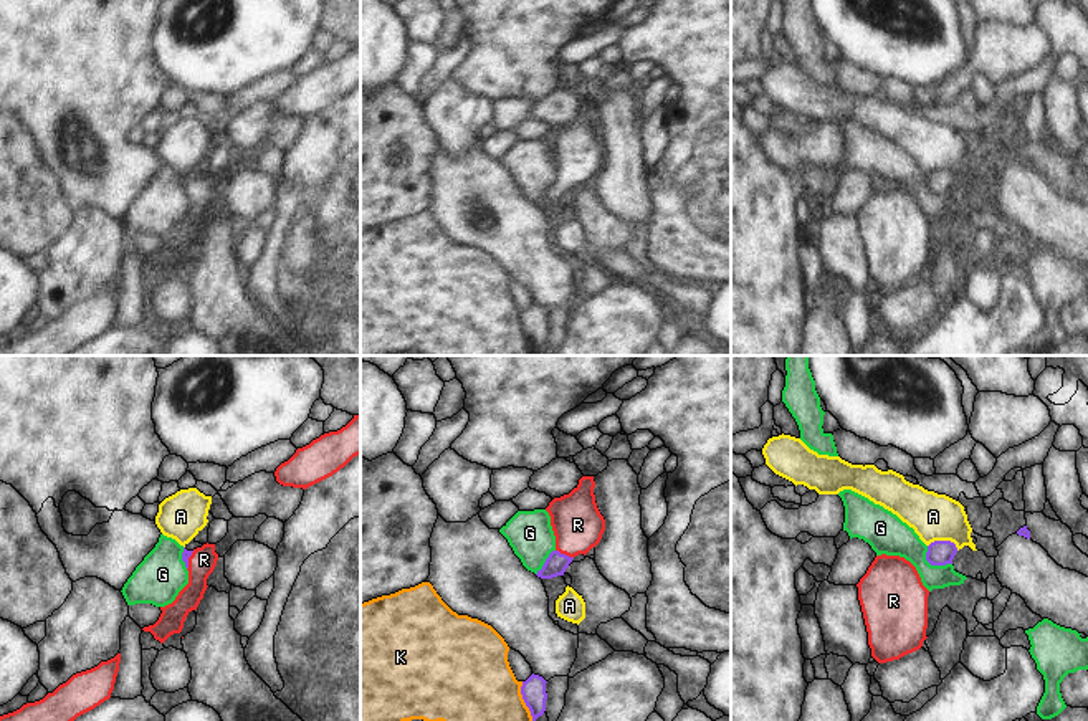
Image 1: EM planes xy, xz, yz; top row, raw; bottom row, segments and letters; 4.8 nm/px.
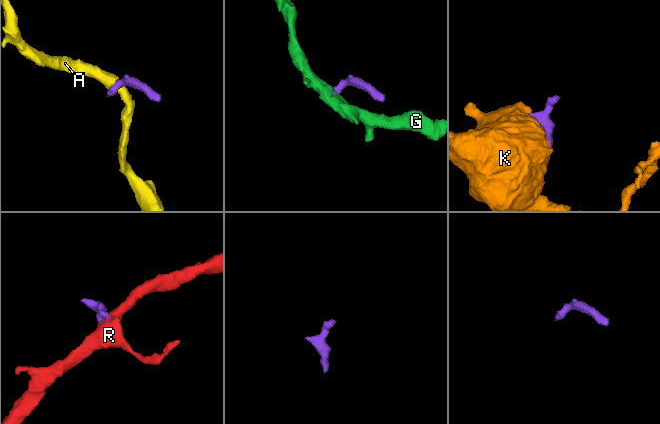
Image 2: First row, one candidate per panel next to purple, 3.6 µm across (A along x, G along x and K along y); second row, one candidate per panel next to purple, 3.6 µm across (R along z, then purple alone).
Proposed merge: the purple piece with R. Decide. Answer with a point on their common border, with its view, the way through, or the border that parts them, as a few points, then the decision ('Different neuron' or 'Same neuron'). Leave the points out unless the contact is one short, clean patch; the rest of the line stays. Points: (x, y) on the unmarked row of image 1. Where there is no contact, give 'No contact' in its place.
Touches purple at xz (564, 184). Path across: xz (556, 194), (564, 184), (577, 154). Same neuron

